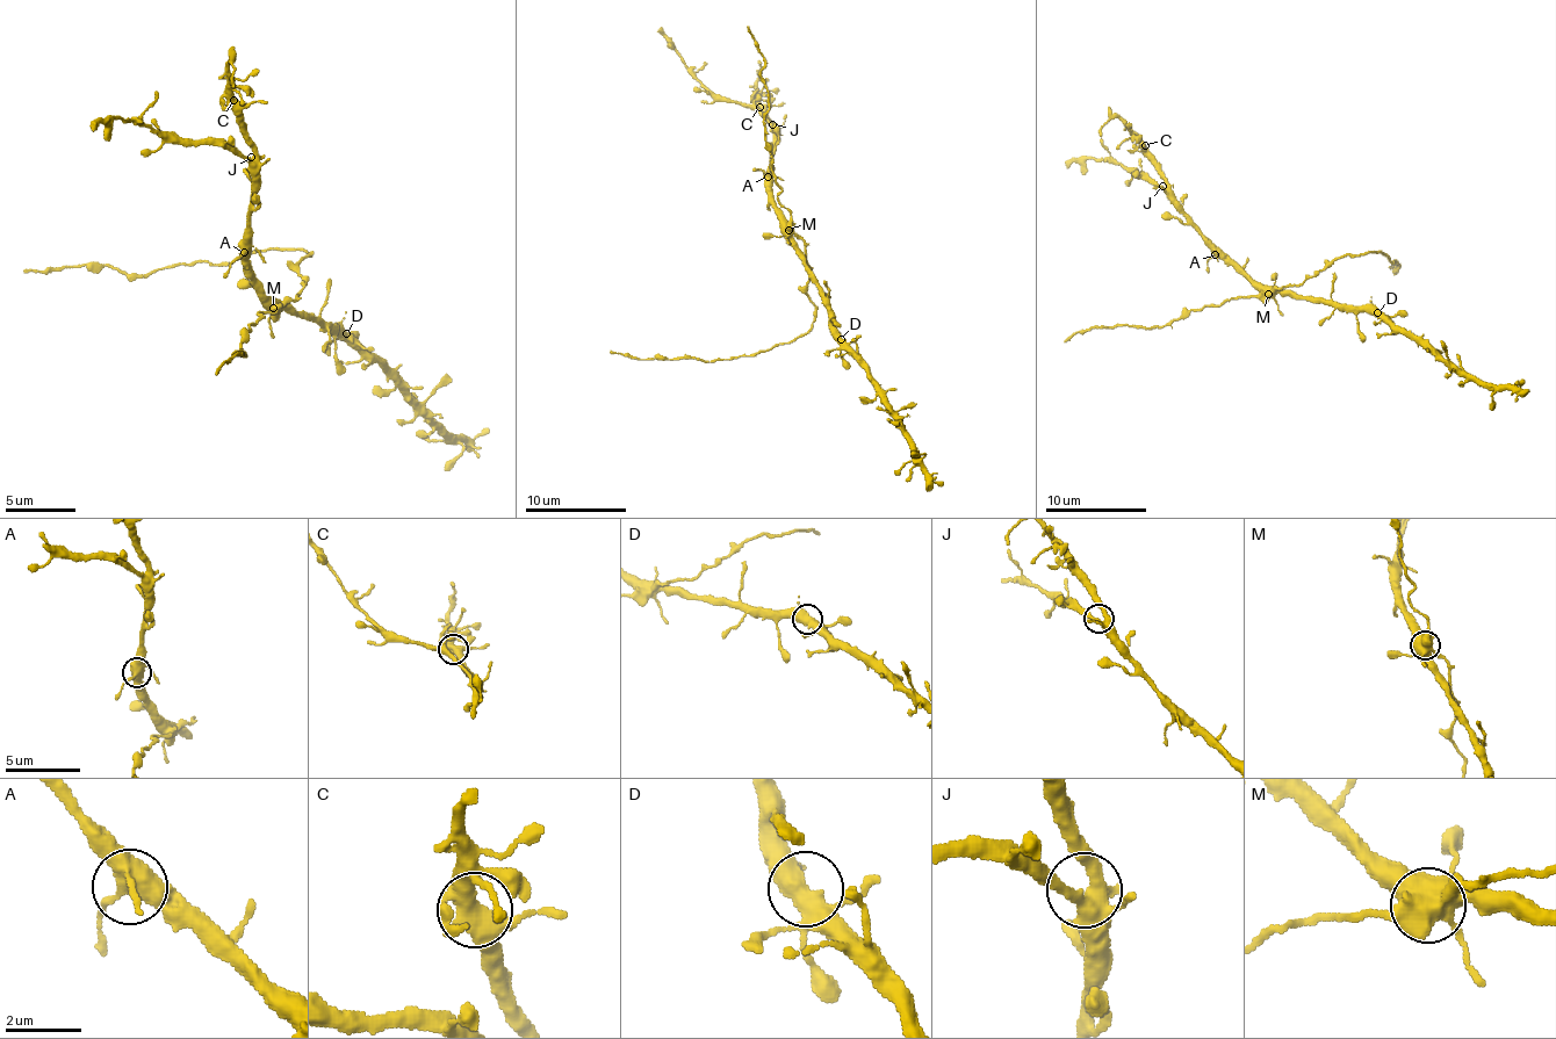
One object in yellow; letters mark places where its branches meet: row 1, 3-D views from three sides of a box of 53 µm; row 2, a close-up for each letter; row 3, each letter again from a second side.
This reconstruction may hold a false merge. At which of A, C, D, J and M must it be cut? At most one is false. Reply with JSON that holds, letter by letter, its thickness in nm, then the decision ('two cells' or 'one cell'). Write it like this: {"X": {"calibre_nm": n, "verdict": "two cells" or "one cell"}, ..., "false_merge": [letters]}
{"A": {"calibre_nm": 500, "verdict": "one cell"}, "C": {"calibre_nm": 480, "verdict": "one cell"}, "D": {"calibre_nm": 460, "verdict": "one cell"}, "J": {"calibre_nm": 280, "verdict": "one cell"}, "M": {"calibre_nm": 650, "verdict": "two cells"}, "false_merge": ["M"]}

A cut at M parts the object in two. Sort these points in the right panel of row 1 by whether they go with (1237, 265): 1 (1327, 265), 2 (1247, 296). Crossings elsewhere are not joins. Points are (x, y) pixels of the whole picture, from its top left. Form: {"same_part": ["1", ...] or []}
{"same_part": []}

